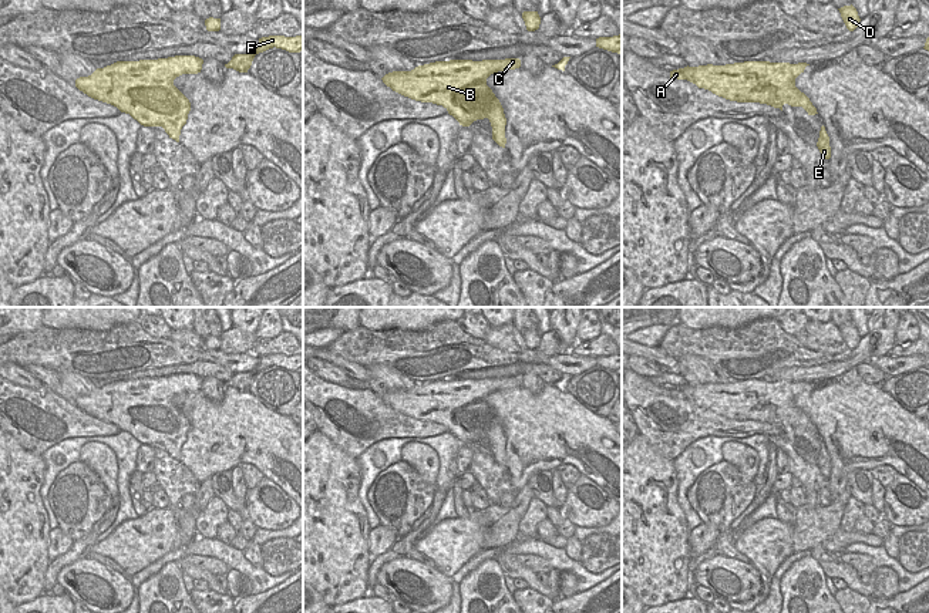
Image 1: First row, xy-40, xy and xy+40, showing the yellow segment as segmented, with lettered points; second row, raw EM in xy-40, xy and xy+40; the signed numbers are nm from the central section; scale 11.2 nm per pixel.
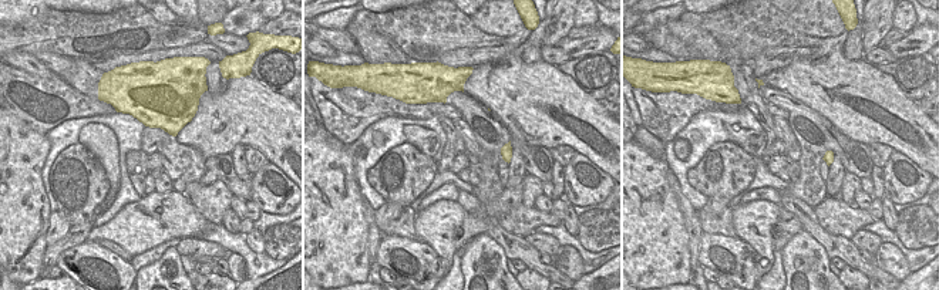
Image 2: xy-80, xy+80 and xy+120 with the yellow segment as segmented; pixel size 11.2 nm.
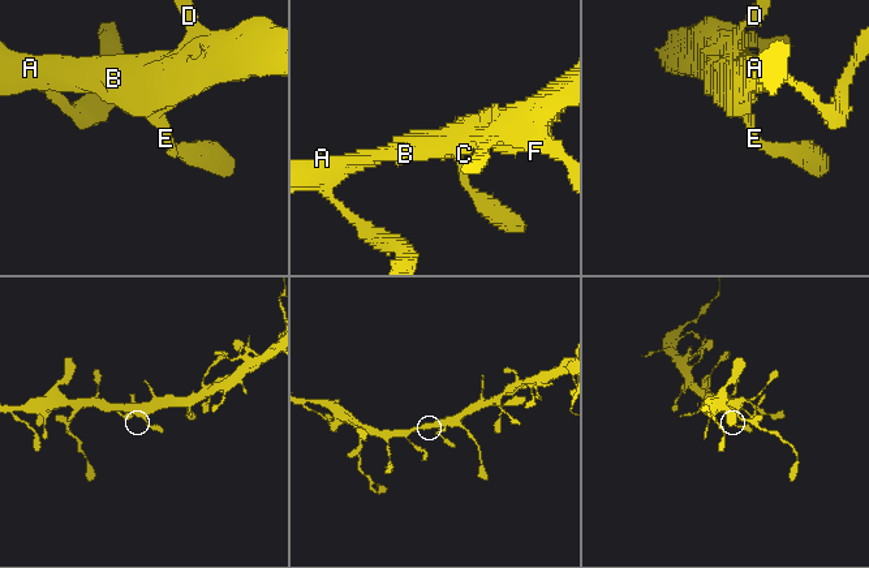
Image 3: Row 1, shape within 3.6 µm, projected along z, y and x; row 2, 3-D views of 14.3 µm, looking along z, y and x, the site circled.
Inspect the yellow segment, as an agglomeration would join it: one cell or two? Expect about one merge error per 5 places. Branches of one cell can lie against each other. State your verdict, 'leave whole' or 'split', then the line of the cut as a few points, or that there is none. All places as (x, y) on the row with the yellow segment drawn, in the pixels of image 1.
leave whole; no cut

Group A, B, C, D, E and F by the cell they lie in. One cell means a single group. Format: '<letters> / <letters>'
A B C D E F

